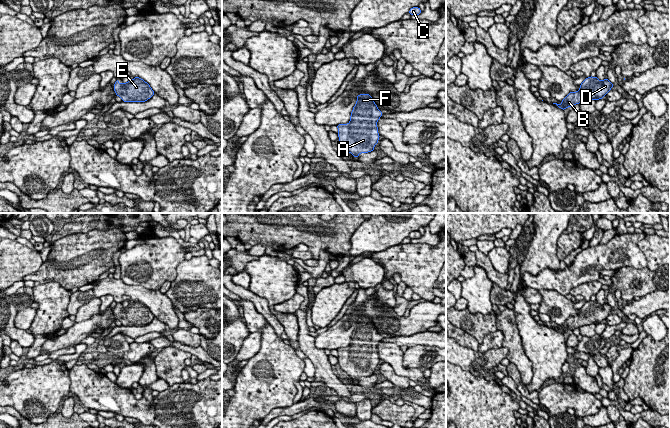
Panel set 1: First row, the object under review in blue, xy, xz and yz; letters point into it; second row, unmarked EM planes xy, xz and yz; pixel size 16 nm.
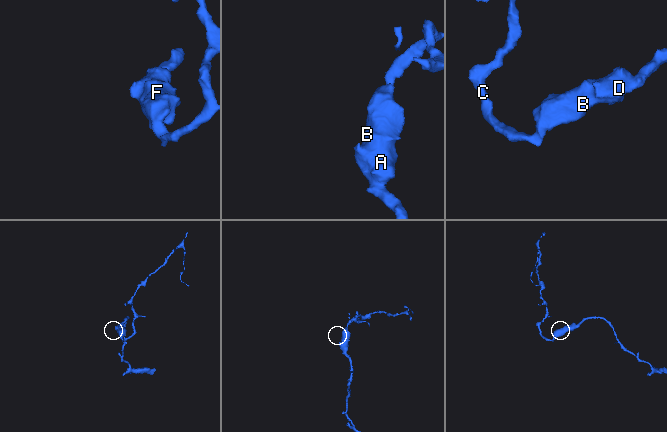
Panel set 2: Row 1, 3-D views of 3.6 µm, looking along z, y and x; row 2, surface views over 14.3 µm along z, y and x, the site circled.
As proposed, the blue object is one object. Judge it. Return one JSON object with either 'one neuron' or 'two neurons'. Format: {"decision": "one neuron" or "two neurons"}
{"decision": "one neuron"}

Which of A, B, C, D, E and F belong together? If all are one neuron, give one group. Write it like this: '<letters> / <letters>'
A B C D E F

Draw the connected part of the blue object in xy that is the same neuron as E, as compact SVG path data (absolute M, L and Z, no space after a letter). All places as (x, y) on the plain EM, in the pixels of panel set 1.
M139 301L122 308L117 303L114 315L116 320L119 320L124 326L145 326L154 319L150 309Z

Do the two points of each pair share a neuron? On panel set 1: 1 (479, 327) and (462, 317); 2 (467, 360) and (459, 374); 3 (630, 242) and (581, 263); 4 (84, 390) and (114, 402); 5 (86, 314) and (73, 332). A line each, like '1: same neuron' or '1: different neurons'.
1: same neuron
2: different neurons
3: same neuron
4: same neuron
5: different neurons

